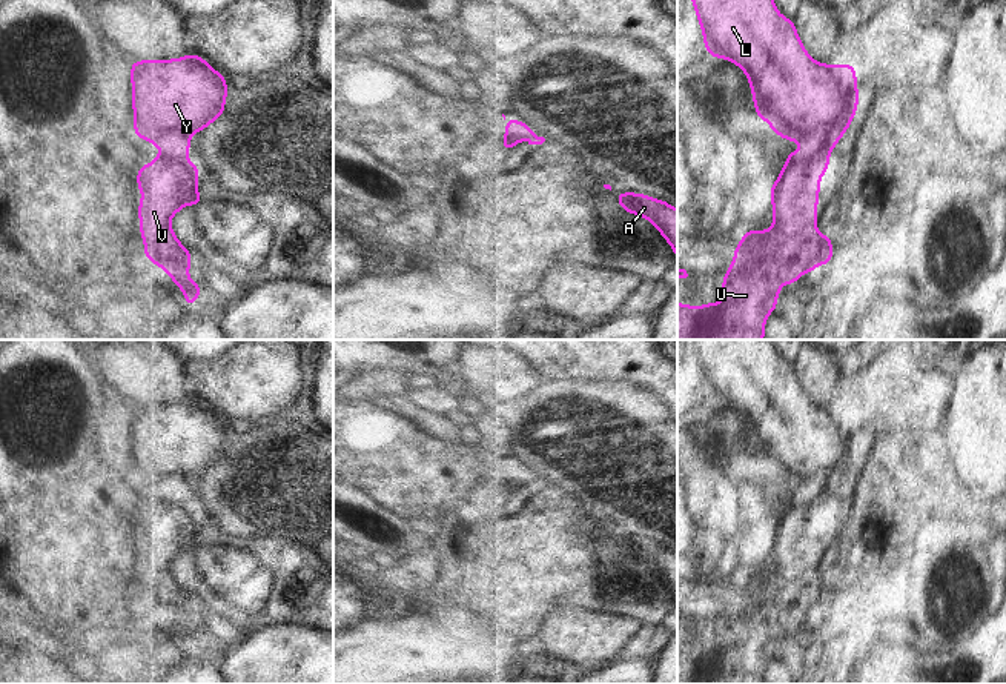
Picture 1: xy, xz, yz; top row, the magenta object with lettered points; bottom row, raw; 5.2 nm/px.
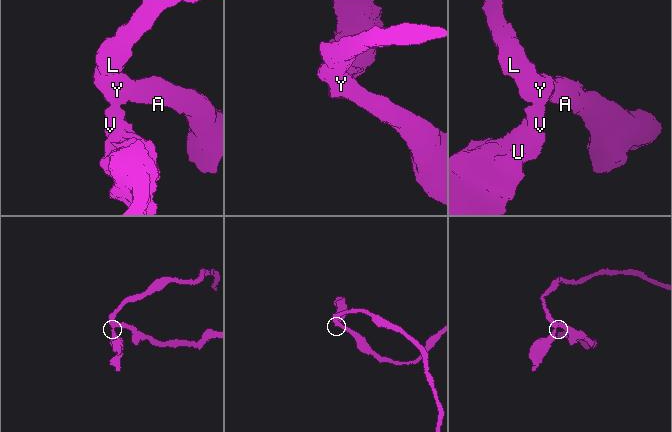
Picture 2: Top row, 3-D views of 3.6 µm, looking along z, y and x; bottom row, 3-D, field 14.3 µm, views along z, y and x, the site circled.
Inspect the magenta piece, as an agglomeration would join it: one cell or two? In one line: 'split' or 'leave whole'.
split

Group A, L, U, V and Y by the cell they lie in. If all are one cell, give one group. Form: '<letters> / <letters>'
A L Y / U V

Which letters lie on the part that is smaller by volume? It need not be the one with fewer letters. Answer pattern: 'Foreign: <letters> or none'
Foreign: U, V

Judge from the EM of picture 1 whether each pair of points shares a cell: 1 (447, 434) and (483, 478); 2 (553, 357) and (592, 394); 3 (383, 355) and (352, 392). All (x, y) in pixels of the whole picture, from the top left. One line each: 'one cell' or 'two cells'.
1: two cells
2: two cells
3: two cells

